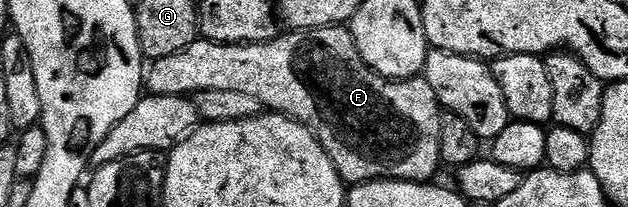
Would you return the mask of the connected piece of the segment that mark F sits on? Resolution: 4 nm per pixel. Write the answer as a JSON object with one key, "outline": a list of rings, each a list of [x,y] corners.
{"outline":[[[339,26],[336,28],[313,28],[307,32],[287,31],[279,34],[275,40],[269,40],[263,44],[217,44],[204,39],[195,40],[192,46],[185,48],[180,54],[168,54],[168,58],[160,58],[149,65],[144,76],[144,88],[151,96],[185,96],[208,90],[237,90],[243,94],[252,94],[256,102],[262,104],[263,109],[274,114],[281,114],[295,120],[297,124],[302,124],[309,132],[324,146],[328,158],[336,166],[336,170],[342,175],[343,181],[347,185],[371,184],[374,180],[407,180],[413,184],[424,184],[435,179],[438,168],[442,164],[440,154],[440,118],[444,111],[438,103],[436,94],[432,91],[432,86],[428,86],[425,78],[415,78],[412,80],[389,80],[380,74],[373,72],[360,58],[360,50],[356,50],[356,42],[352,38],[349,27]]]}

